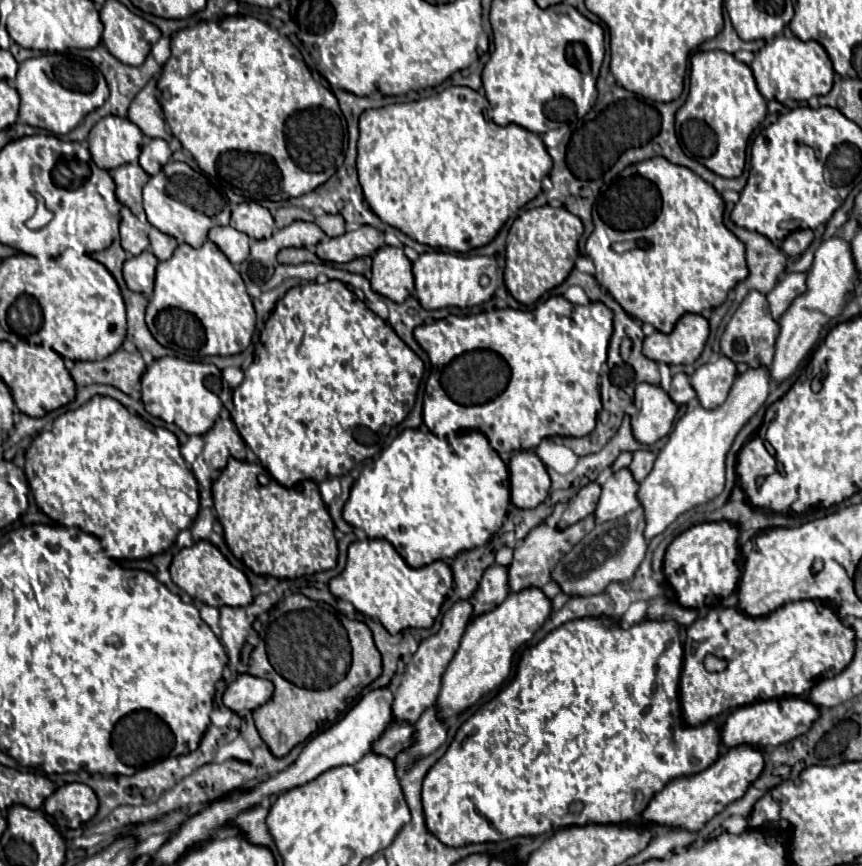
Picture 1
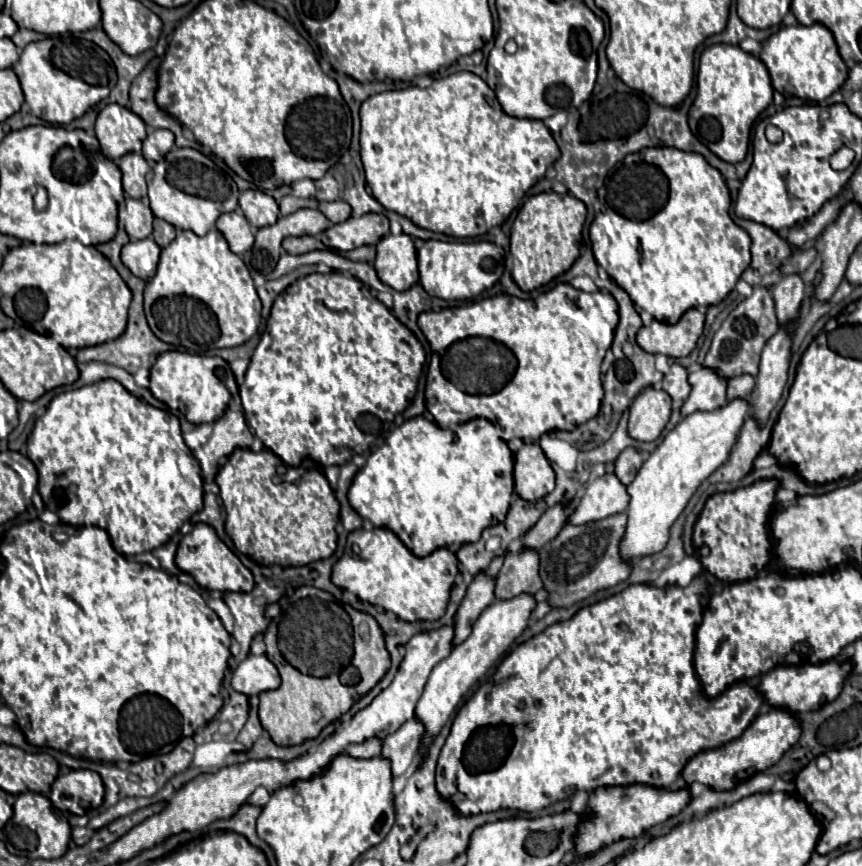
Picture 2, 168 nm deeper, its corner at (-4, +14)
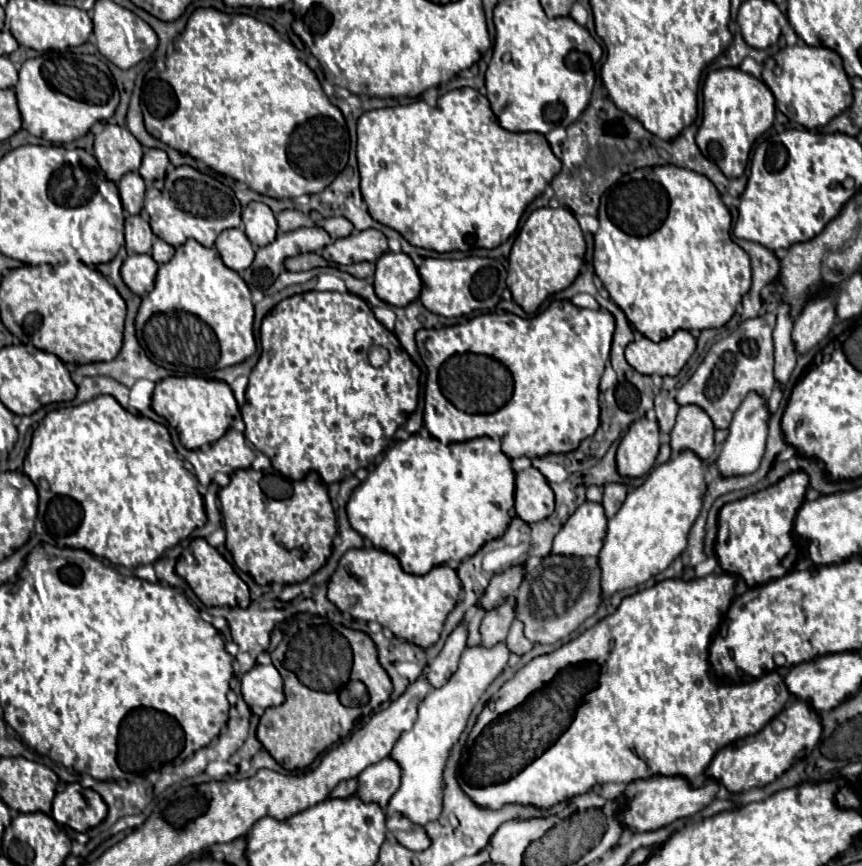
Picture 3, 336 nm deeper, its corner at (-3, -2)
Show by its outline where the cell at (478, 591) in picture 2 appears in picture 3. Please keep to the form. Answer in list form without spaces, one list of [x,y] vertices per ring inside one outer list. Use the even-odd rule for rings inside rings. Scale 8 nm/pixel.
[[[459,624],[451,636],[447,638],[443,650],[439,652],[439,656],[435,658],[435,662],[431,662],[427,666],[427,682],[431,684],[431,688],[441,688],[455,672],[457,664],[459,664],[459,658],[465,650],[465,640],[467,640],[467,630]]]

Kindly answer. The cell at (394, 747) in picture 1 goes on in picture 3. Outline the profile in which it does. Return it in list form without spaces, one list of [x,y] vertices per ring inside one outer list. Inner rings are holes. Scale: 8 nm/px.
[[[347,780],[347,782],[339,782],[337,784],[337,788],[329,794],[329,798],[349,798],[349,796],[353,796],[355,794],[355,790],[357,790],[357,780]]]

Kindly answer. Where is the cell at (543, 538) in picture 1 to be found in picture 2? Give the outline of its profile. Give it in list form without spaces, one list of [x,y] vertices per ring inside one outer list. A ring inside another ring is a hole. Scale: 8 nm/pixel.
[[[506,552],[504,566],[496,578],[496,598],[512,598],[520,592],[536,594],[540,584],[538,552]]]

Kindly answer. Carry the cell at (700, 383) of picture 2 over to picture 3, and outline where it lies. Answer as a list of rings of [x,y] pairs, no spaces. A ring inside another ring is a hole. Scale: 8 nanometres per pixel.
[[[683,406],[671,430],[671,456],[691,450],[705,464],[711,464],[715,456],[713,434],[713,422],[699,406]]]

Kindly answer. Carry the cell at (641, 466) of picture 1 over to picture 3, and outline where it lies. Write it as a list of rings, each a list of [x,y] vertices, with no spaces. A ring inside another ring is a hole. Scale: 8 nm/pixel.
[[[607,484],[603,488],[601,504],[603,504],[603,510],[605,510],[607,518],[613,518],[619,512],[625,496],[627,496],[627,488],[623,484]]]

